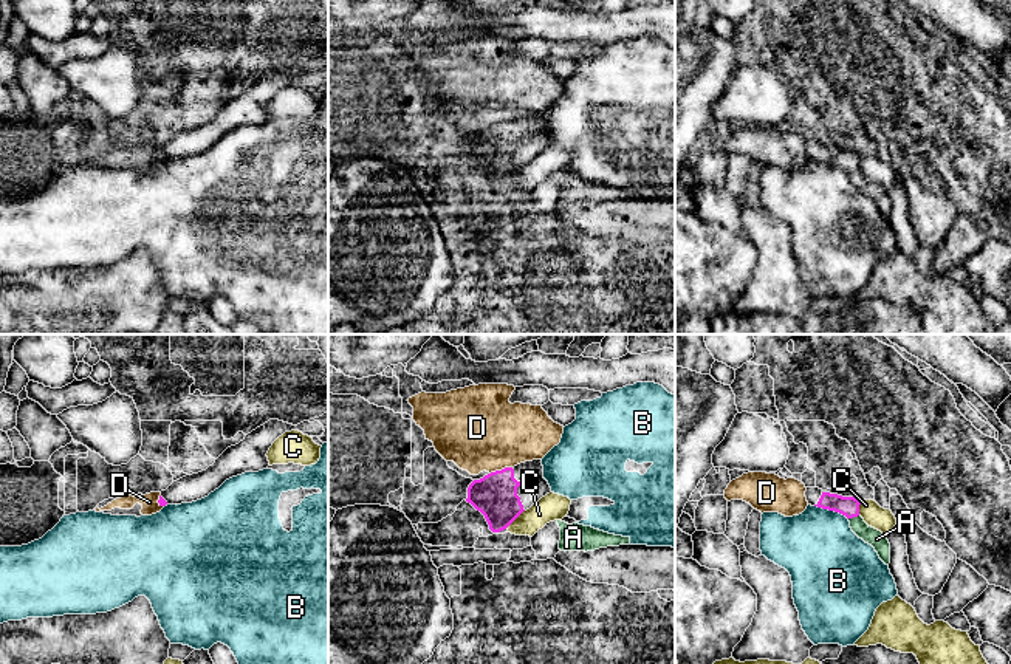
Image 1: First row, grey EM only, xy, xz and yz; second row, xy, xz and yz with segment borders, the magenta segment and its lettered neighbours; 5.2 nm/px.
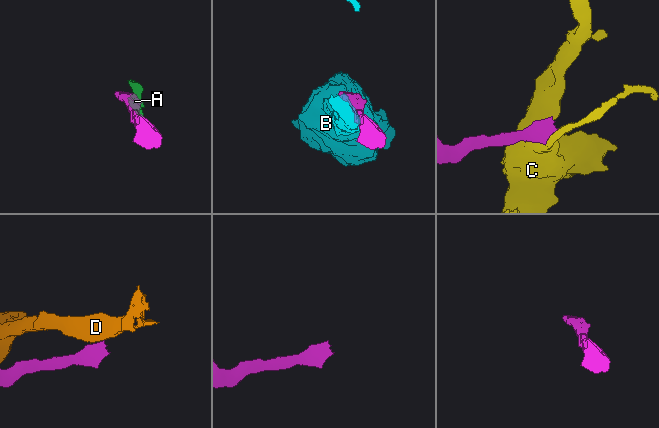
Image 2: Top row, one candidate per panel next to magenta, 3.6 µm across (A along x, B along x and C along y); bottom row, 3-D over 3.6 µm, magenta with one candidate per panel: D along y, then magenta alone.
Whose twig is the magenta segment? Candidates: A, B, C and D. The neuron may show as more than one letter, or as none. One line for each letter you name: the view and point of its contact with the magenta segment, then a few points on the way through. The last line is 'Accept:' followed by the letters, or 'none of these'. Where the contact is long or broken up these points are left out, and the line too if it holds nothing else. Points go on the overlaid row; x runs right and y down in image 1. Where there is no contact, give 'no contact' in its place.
Accept: none of these

